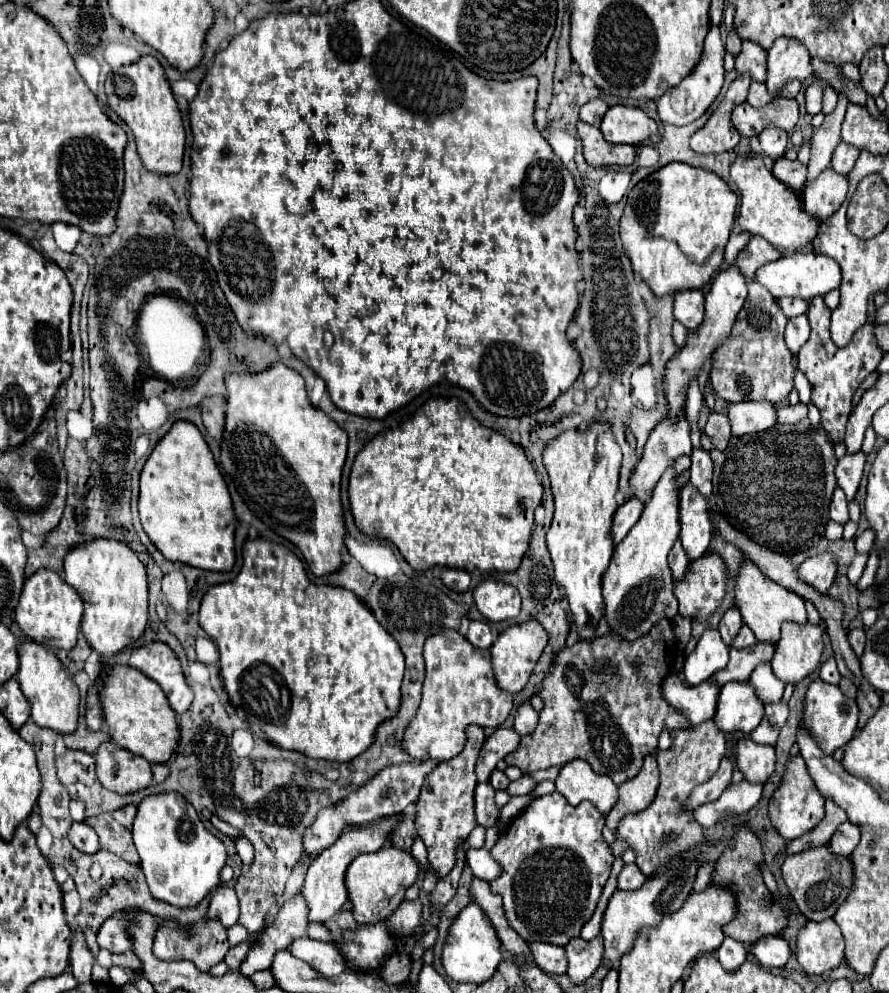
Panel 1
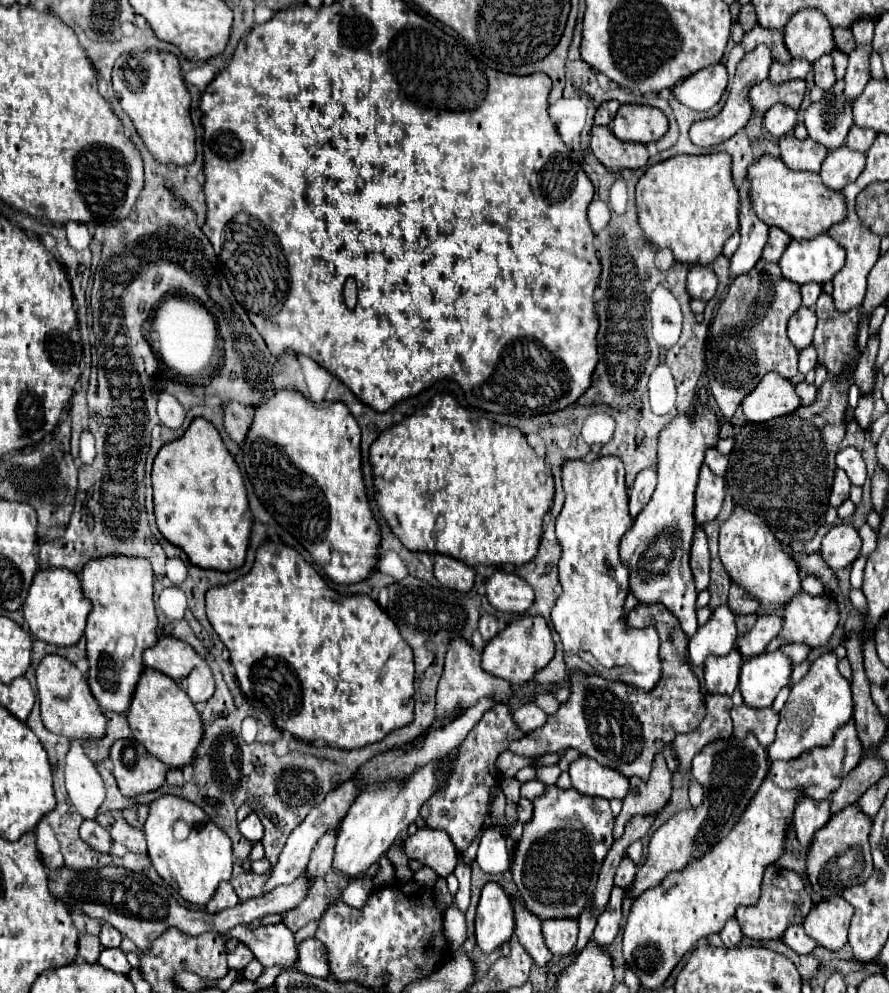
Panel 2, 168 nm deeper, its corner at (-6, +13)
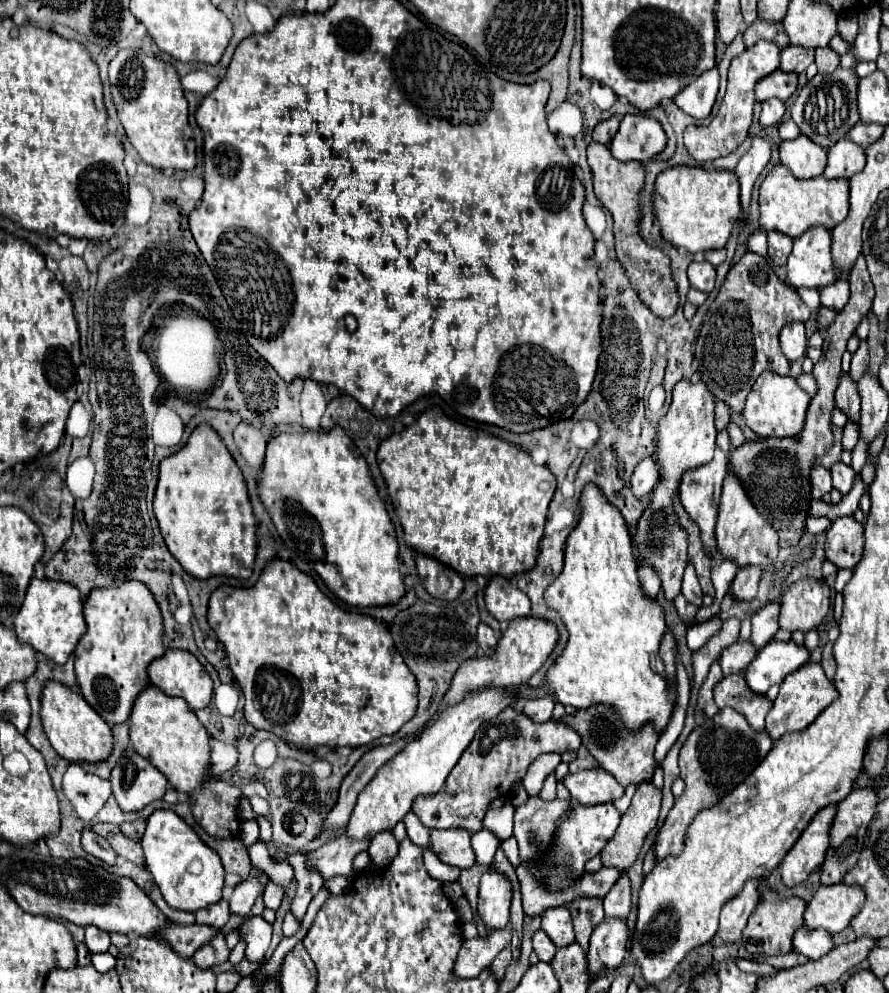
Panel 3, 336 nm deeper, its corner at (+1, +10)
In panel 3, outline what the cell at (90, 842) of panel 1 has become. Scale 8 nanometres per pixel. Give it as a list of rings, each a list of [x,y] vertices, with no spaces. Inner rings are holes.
[[[84,829],[84,835],[82,835],[82,847],[84,847],[86,853],[94,855],[96,859],[104,861],[106,865],[116,865],[116,853],[112,851],[110,843],[108,843],[104,837],[96,835],[94,831]]]

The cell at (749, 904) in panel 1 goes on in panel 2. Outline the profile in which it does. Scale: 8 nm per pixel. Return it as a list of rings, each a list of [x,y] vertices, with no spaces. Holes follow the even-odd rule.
[[[773,864],[763,874],[761,898],[753,906],[741,906],[737,922],[741,924],[745,936],[753,940],[771,940],[771,938],[781,938],[781,934],[791,924],[801,924],[809,914],[809,910],[811,910],[811,896],[803,884],[803,878],[793,871],[777,869]]]

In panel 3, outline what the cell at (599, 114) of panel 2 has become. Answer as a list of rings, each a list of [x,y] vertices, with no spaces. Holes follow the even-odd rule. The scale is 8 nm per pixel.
[[[610,117],[610,119],[602,121],[602,123],[598,123],[598,125],[596,125],[596,129],[594,129],[594,133],[592,133],[592,139],[594,139],[596,143],[608,145],[608,143],[612,141],[612,137],[616,135],[618,125],[620,125],[620,121],[618,121],[616,117]]]

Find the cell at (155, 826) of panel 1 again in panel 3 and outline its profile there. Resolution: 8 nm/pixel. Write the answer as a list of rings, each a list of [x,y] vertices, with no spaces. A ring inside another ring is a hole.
[[[154,811],[148,819],[144,841],[140,843],[146,857],[146,867],[164,901],[172,909],[194,913],[222,899],[224,867],[220,867],[220,859],[216,859],[216,853],[204,845],[196,831],[186,825],[174,811]]]

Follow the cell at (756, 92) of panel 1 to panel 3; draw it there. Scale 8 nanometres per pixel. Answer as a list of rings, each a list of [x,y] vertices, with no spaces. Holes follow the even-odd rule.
[[[788,45],[782,51],[782,71],[794,71],[794,73],[802,73],[806,71],[806,67],[814,61],[814,49],[808,47],[794,47]]]

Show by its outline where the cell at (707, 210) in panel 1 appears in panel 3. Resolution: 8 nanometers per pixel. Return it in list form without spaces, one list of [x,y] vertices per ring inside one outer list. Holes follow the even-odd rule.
[[[672,167],[656,179],[654,211],[664,239],[688,253],[726,247],[742,215],[740,183],[732,171],[704,171],[702,167]]]

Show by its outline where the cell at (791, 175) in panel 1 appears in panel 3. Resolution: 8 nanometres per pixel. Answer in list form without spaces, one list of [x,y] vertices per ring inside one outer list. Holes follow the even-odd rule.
[[[800,135],[792,141],[780,143],[780,163],[788,167],[796,177],[810,179],[824,173],[828,157],[826,149]]]

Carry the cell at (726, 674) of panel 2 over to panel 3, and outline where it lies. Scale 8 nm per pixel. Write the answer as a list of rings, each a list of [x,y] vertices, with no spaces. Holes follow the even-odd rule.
[[[736,641],[734,645],[730,645],[724,653],[722,659],[718,661],[724,675],[732,675],[738,673],[738,669],[748,669],[748,665],[754,661],[754,657],[758,655],[758,649],[752,645],[752,641]]]

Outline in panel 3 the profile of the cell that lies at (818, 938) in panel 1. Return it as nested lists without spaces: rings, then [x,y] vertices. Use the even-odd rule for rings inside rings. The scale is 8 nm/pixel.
[[[844,881],[834,885],[820,885],[812,901],[806,905],[804,925],[808,929],[824,927],[826,931],[840,933],[850,925],[850,919],[864,905],[866,893],[862,887],[846,885]]]

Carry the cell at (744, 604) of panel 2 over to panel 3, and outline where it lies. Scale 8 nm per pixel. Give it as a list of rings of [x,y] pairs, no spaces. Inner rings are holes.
[[[740,567],[734,581],[732,581],[732,593],[738,597],[738,601],[748,603],[758,593],[758,583],[762,579],[760,567]]]

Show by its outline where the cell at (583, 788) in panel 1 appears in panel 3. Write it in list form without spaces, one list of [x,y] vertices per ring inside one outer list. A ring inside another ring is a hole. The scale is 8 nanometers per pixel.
[[[604,769],[570,773],[564,779],[564,785],[570,795],[582,805],[600,805],[624,795],[624,787],[614,779],[614,775],[608,775]]]

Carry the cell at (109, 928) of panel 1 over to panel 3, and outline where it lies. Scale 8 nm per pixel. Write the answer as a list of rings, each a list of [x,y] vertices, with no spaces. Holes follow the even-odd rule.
[[[88,925],[86,929],[86,947],[90,949],[90,953],[104,953],[110,947],[110,935],[106,931],[100,931],[98,927]]]

